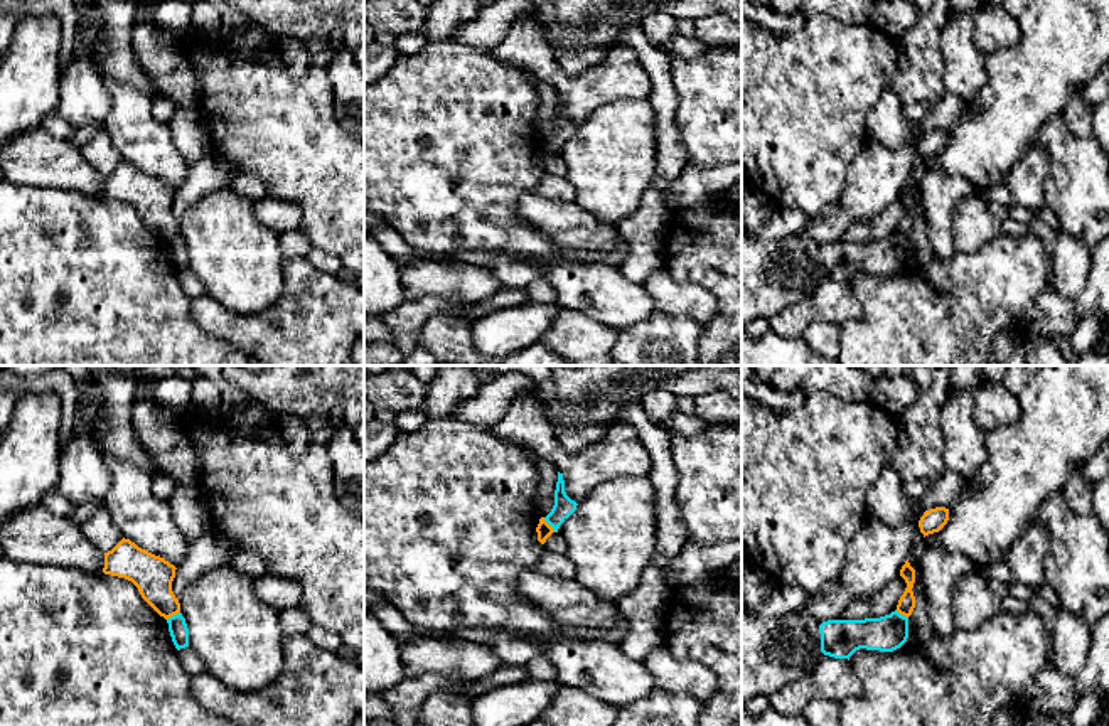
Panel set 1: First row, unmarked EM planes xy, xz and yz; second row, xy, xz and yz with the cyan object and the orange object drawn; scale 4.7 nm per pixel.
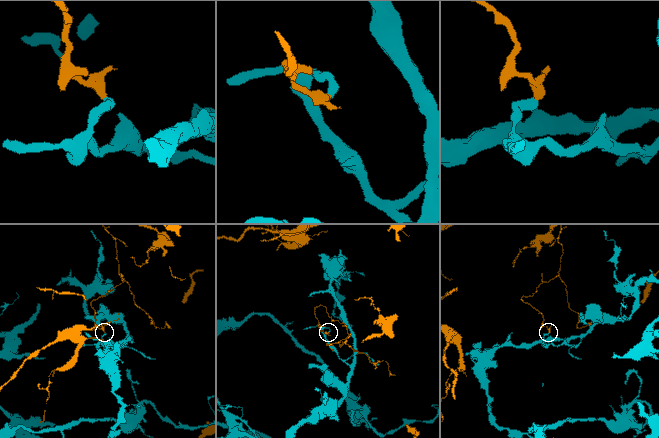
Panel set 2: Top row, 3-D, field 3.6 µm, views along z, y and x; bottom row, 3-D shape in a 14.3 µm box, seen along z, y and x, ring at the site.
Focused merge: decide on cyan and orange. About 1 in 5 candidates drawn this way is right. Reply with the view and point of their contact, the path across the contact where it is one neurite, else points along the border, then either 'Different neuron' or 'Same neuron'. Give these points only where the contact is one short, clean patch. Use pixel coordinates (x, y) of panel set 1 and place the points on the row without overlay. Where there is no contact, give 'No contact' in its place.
Touches cyan at xz (550, 147). Boundary: xz (543, 140), (557, 154). Different neuron

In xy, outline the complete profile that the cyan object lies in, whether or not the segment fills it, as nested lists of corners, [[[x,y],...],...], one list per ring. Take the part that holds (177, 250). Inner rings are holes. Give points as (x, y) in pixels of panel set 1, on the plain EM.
[[[182,236],[167,243],[172,264],[177,273],[189,270],[189,251]]]

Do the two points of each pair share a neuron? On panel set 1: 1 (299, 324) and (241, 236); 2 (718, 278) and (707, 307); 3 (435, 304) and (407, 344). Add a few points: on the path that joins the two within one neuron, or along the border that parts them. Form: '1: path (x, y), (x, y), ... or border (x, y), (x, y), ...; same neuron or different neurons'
1: border (283, 258), (283, 293), (263, 312), (246, 317); different neurons
2: border (675, 278), (713, 297), (705, 325); different neurons
3: path (423, 310), (407, 327), (407, 332); same neuron

